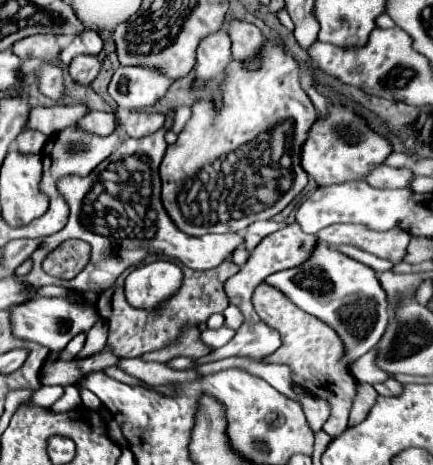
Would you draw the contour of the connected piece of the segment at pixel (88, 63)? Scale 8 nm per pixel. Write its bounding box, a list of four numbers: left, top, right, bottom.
[70,56,100,86]

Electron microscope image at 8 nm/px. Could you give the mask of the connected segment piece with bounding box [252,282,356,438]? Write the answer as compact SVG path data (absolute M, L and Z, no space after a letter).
M262 282L257 286L252 296L252 303L256 314L274 330L280 332L282 338L282 346L270 356L266 358L266 362L270 364L286 364L294 370L294 382L302 388L306 388L308 392L312 392L314 396L320 396L320 390L314 390L312 380L314 378L324 378L326 386L332 390L332 398L328 400L332 406L332 416L330 420L324 424L324 432L332 438L336 438L338 434L342 434L348 428L348 412L356 394L356 380L350 374L350 362L342 362L342 340L338 338L338 334L334 334L334 330L330 326L326 326L322 320L310 316L308 312L300 310L298 306L294 306L286 294L282 294L278 288Z

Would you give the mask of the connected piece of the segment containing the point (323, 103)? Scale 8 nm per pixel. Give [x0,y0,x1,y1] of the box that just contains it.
[306,85,329,118]

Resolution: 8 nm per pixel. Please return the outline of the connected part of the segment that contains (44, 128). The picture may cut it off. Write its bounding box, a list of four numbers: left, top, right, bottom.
[26,104,88,136]

